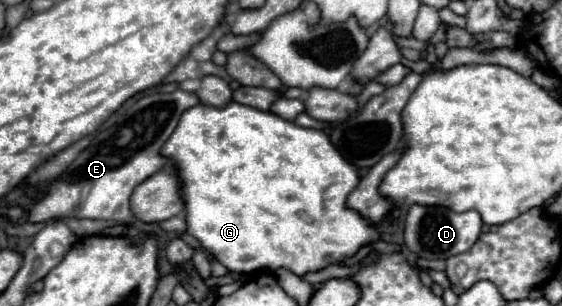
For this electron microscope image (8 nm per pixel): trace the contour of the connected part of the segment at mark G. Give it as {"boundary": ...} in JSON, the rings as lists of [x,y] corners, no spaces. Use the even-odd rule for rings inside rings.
{"boundary":[[[236,101],[228,103],[222,109],[208,107],[208,105],[196,105],[182,115],[176,131],[162,147],[162,155],[166,155],[178,167],[178,175],[182,181],[182,195],[184,195],[186,213],[188,213],[186,215],[188,233],[192,237],[196,237],[204,249],[208,249],[224,267],[228,267],[234,273],[260,275],[260,273],[274,273],[278,269],[288,269],[296,275],[306,275],[310,271],[320,271],[320,269],[326,269],[328,265],[340,263],[342,259],[354,257],[364,245],[372,245],[372,243],[380,241],[380,237],[382,237],[378,227],[370,227],[370,223],[366,223],[366,219],[358,219],[358,215],[354,215],[354,211],[350,211],[350,207],[346,207],[346,195],[350,195],[350,191],[354,191],[354,187],[358,185],[358,179],[360,179],[358,167],[350,167],[350,163],[346,163],[346,159],[342,159],[342,155],[338,155],[338,151],[334,151],[334,145],[330,143],[330,139],[324,131],[304,129],[304,127],[296,125],[294,121],[286,121],[270,111],[258,111],[254,107],[246,107]]]}

